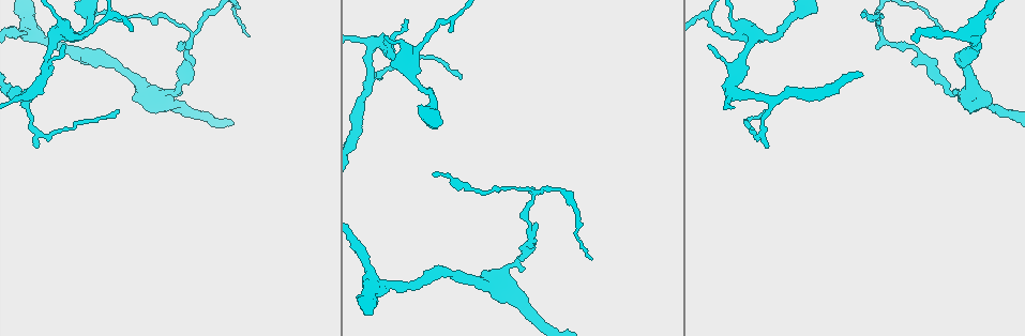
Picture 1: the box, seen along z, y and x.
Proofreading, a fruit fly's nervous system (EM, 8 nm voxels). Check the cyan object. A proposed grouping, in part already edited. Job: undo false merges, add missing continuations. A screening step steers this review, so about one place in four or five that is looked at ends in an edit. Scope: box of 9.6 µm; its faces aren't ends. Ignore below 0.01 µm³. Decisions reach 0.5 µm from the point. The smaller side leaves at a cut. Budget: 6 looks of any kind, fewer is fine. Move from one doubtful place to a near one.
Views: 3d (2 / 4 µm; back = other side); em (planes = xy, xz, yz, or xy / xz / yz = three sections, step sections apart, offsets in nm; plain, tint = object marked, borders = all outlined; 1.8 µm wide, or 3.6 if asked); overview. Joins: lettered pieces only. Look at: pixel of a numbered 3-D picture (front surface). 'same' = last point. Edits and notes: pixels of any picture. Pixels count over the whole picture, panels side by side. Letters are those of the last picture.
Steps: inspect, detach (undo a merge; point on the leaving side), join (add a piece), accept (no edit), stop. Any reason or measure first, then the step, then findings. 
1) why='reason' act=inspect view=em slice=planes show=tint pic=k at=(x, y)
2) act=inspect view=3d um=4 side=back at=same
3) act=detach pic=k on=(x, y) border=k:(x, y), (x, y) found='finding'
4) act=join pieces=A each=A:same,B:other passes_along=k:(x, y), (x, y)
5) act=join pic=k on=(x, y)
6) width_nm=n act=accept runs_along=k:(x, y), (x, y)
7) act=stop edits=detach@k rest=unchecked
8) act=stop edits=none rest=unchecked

why='thick turns thin' act=inspect view=em slice=yz step=4 show=borders pic=1 at=(757, 33)

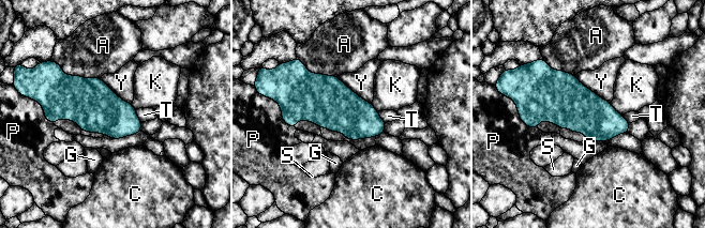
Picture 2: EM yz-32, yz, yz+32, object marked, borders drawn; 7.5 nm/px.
act=accept each=A:other,C:other,G:other,K:other,P:other,S:other,T:other,Y:other found='one cell here'

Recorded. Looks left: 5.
act=inspect view=em um=3.6 slice=planes show=borders pic=1 at=(708, 19)

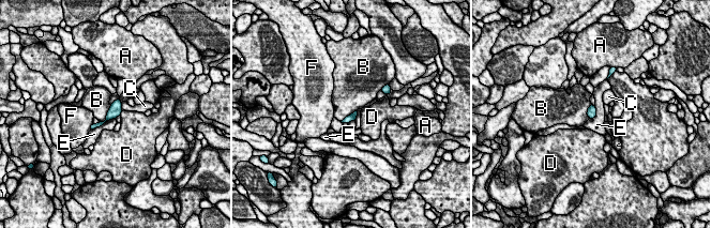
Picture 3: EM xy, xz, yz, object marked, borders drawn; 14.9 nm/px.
act=accept each=A:other,B:other,C:other,D:other,E:other,F:other border=3:(595, 106), (595, 116), (589, 119) found='one cell here'

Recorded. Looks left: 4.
why='three arms meet' act=inspect view=em slice=planes show=borders pic=1 at=(733, 94)

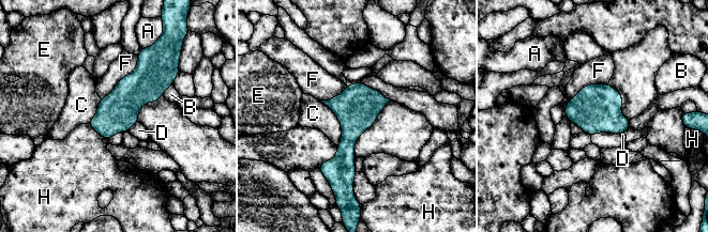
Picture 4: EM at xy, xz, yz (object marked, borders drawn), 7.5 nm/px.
longest_contact=F:440nm act=accept each=A:other,B:other,C:other,D:other,E:other,F:other,H:other border=4:(138, 122), (134, 123), (126, 130) found='all the same cell'

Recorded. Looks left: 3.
act=stop edits=none rest=unchecked

